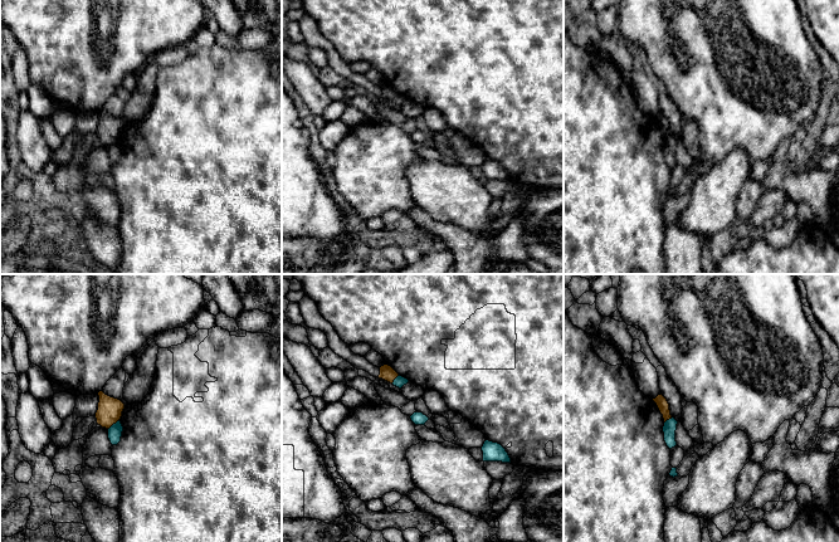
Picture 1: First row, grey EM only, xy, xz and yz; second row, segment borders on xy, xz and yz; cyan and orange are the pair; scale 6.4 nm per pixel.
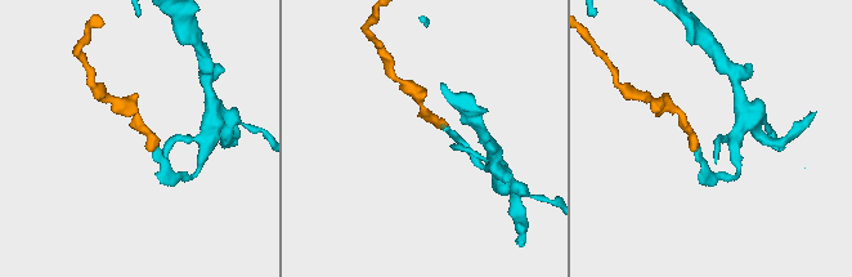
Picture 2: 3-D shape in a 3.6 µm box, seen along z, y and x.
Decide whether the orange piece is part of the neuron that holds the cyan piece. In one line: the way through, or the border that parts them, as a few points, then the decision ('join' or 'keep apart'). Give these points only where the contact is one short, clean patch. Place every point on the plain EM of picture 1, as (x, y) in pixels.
border along xy (118, 137), (108, 147); keep apart

